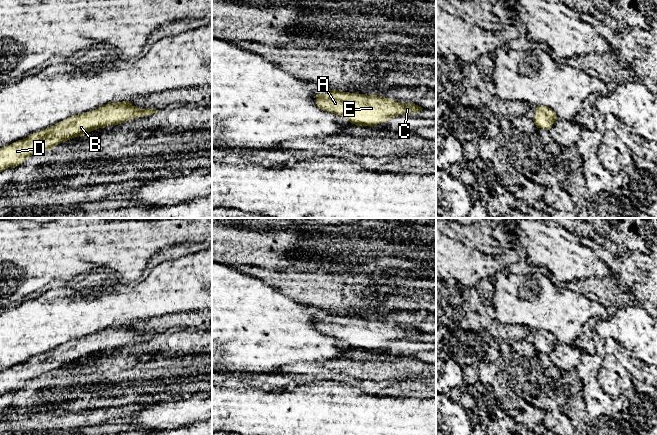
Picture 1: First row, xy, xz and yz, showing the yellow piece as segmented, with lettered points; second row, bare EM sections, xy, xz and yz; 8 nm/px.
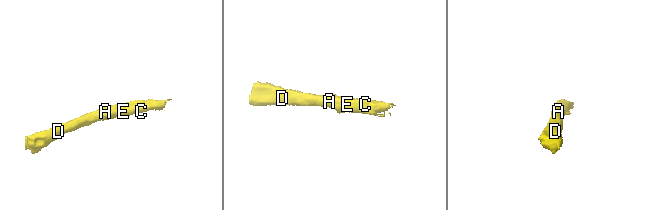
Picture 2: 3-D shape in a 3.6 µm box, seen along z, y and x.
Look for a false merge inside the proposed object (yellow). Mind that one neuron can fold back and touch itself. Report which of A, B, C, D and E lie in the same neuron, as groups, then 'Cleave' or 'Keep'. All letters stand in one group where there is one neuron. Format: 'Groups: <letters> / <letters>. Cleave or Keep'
Groups: A B C D E. Keep

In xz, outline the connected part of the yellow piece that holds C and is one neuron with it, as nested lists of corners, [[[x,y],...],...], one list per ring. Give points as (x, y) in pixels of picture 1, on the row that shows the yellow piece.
[[[338,90],[316,94],[316,99],[320,109],[345,117],[355,125],[363,126],[374,126],[400,115],[410,115],[423,110],[418,105],[402,104],[383,96],[367,96]]]

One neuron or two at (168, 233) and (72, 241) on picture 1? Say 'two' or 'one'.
one

